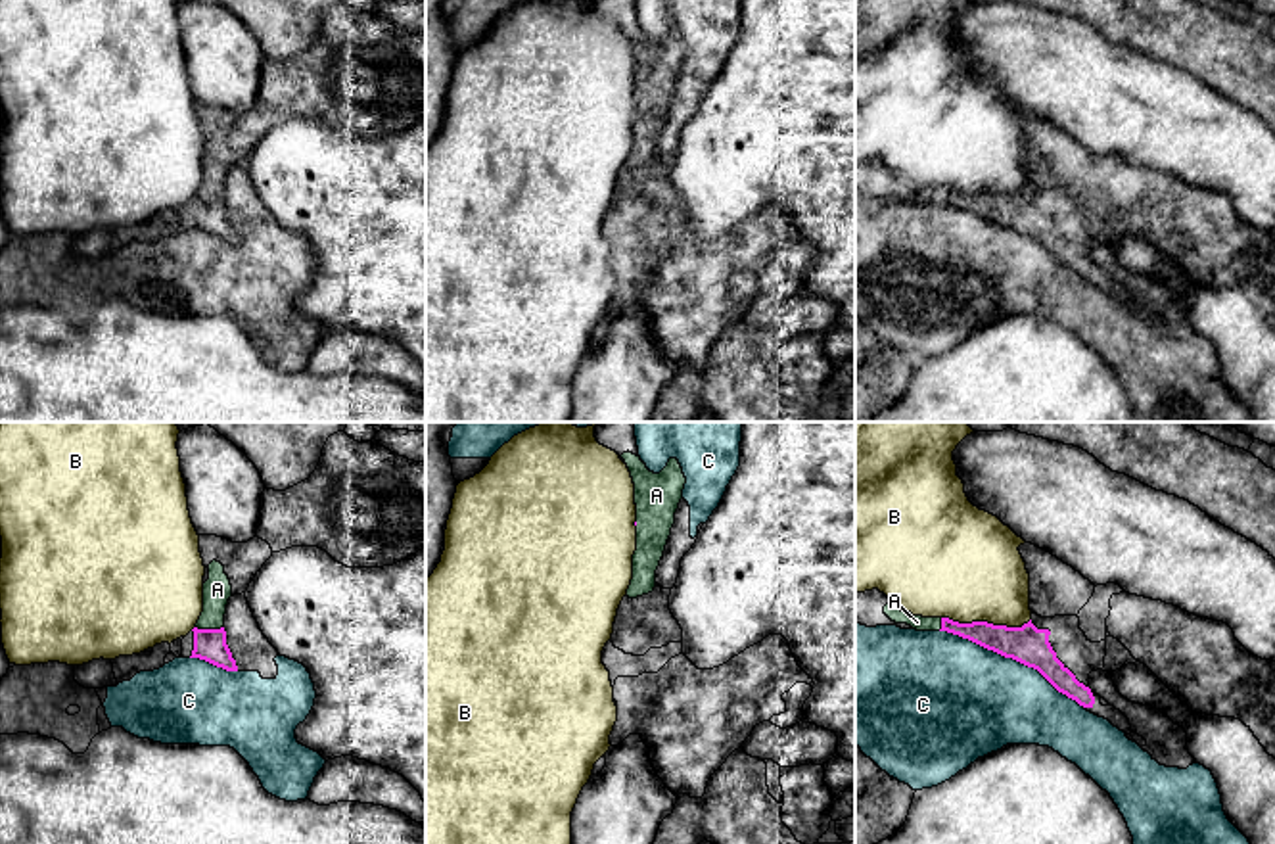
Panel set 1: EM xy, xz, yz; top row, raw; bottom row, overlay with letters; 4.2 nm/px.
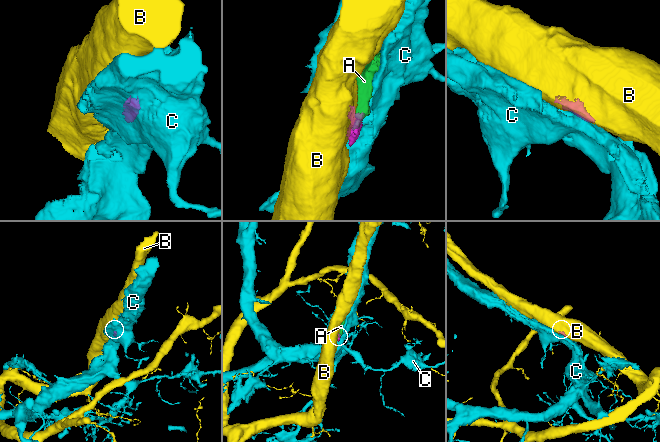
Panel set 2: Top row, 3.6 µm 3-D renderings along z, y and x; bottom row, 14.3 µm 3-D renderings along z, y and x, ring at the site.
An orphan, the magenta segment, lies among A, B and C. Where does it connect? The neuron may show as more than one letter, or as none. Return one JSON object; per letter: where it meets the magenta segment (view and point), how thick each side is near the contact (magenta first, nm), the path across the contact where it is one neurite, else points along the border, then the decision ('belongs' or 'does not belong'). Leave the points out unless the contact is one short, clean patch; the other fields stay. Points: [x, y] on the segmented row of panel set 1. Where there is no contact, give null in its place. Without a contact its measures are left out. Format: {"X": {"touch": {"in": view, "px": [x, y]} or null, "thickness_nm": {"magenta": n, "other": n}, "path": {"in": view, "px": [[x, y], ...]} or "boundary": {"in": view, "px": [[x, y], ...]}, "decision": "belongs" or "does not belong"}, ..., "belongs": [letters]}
{"A": {"touch": {"in": "xy", "px": [209, 630]}, "thickness_nm": {"magenta": 140, "other": 120}, "path": {"in": "xy", "px": [[209, 645], [209, 630], [217, 589]]}, "decision": "belongs"}, "B": {"touch": {"in": "yz", "px": [986, 622]}, "thickness_nm": {"magenta": 160, "other": 460}, "boundary": {"in": "yz", "px": [[942, 616], [953, 622], [1007, 626], [1022, 626], [1030, 620]]}, "decision": "does not belong"}, "C": {"touch": {"in": "yz", "px": [1013, 658]}, "thickness_nm": {"magenta": 160, "other": 460}, "decision": "does not belong"}, "belongs": ["A"]}

